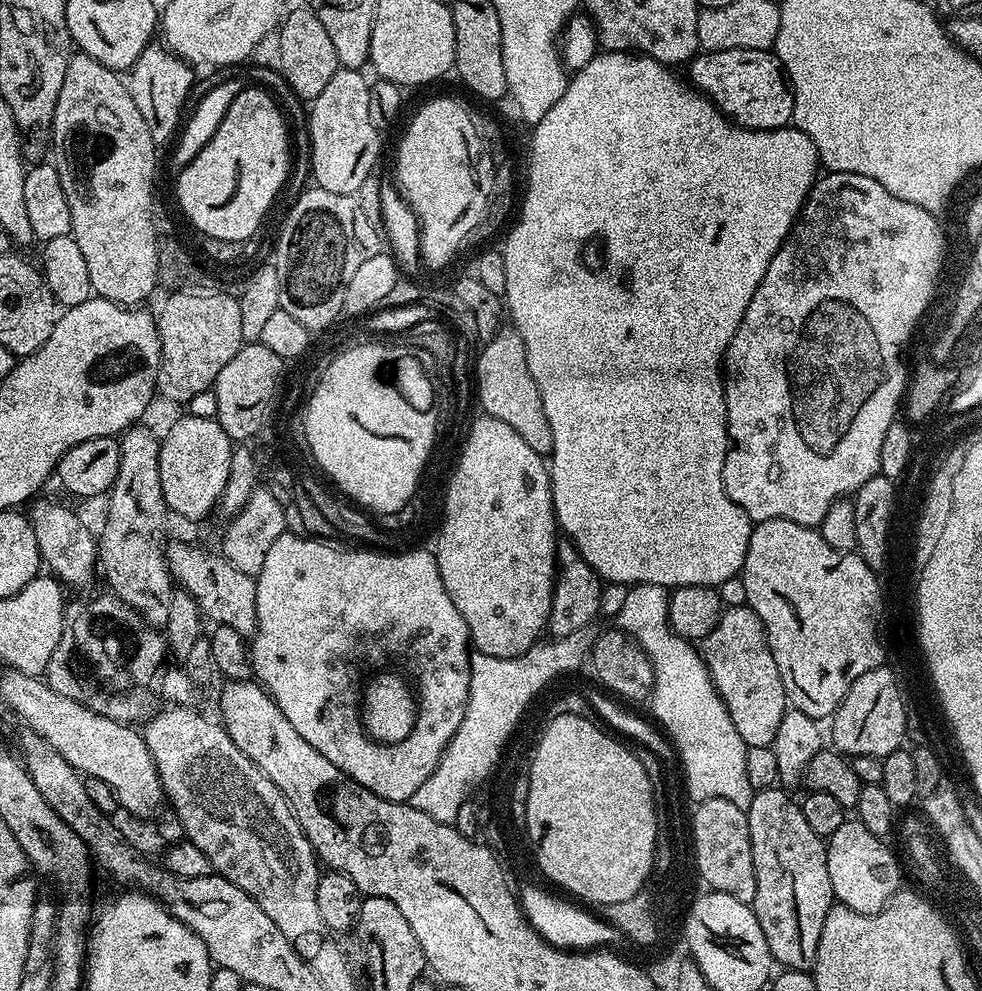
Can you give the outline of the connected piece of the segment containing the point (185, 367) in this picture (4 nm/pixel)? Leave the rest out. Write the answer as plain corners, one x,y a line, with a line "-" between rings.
203,290
173,291
156,316
160,335
160,373
156,387
161,393
173,392
187,402
192,396
211,389
218,370
238,354
242,338
242,310
235,295

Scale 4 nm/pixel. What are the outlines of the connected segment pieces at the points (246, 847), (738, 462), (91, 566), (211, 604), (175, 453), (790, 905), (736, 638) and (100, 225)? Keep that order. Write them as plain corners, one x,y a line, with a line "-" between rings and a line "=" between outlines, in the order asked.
164,706
142,728
144,741
164,786
165,797
170,804
172,800
171,811
181,820
187,843
198,846
198,850
210,858
213,869
219,875
234,882
238,890
250,894
250,898
266,910
270,922
286,934
297,954
306,963
314,965
328,946
330,930
322,922
322,914
318,910
318,882
322,868
312,851
312,844
296,821
288,799
281,794
278,786
274,786
274,782
270,782
270,778
266,778
266,774
262,774
262,770
258,770
258,766
254,766
254,762
250,762
250,758
246,758
246,754
242,754
242,750
238,750
238,746
234,746
223,723
207,720
194,709
192,706
=
828,172
821,175
808,191
796,223
792,225
791,232
774,258
770,258
770,266
766,266
766,274
762,282
758,282
758,290
754,290
754,298
750,298
750,306
746,306
746,314
722,356
728,439
730,444
740,444
740,452
729,448
722,478
726,494
747,514
749,520
789,520
807,528
816,528
822,518
826,518
826,510
830,510
834,501
851,497
870,477
879,473
882,438
886,438
886,430
897,423
896,411
901,411
906,393
899,362
900,345
904,345
912,320
915,320
920,308
924,307
940,248
946,243
946,236
936,220
939,219
933,213
922,210
922,206
894,198
886,186
862,174
=
60,504
31,505
30,519
34,538
38,538
40,559
47,571
65,585
73,584
76,588
84,588
98,572
98,540
92,532
71,512
=
176,540
164,549
164,557
168,560
168,569
173,581
183,591
188,592
196,600
201,613
213,621
213,625
225,624
230,630
238,630
245,638
257,635
256,623
256,581
250,574
244,574
232,566
219,551
207,552
196,544
187,544
184,540
=
184,414
168,428
160,440
158,474
162,478
162,498
173,517
204,520
220,503
228,477
228,462
234,441
212,418
=
777,786
756,792
746,810
750,846
754,854
754,878
758,882
758,890
750,907
756,913
758,926
762,926
762,934
766,934
766,946
770,946
773,961
784,970
808,972
816,963
822,922
826,922
826,914
834,903
828,849
825,841
814,834
814,830
810,830
806,818
802,818
799,803
795,799
792,801
783,791
787,792
783,787
=
747,606
724,608
718,626
714,626
712,633
702,642
702,655
712,684
730,714
730,722
734,722
734,730
742,734
742,742
749,748
772,745
778,734
778,722
782,722
790,705
788,695
784,693
782,678
778,674
778,666
774,662
774,654
768,645
768,635
764,632
756,611
=
76,50
68,60
66,66
66,78
62,78
62,90
58,90
58,102
54,106
54,118
52,119
52,139
50,141
53,149
60,151
60,157
54,160
58,170
58,178
62,178
62,191
66,194
66,203
70,206
70,218
72,219
73,240
78,242
78,250
82,250
82,258
86,258
86,270
90,270
90,282
92,283
93,293
99,299
109,300
115,304
125,306
143,305
143,300
148,300
152,296
152,291
158,288
158,237
152,225
152,187
156,184
156,152
158,146
150,134
150,126
146,126
146,118
142,118
142,110
134,106
132,89
127,83
122,81
121,73
114,71
113,68
102,66
98,58
90,58
90,54

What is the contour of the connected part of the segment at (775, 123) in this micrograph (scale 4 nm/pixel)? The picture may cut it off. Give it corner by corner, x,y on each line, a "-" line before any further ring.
722,50
692,57
687,79
697,92
703,92
729,120
741,128
765,132
792,124
794,98
784,67
771,51

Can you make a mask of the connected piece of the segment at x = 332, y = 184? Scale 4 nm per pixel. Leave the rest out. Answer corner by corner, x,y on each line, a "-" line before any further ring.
342,68
330,78
326,90
318,94
318,98
311,101
312,113
308,116
308,136
312,139
312,172
316,175
315,183
319,187
330,190
334,194
347,196
359,193
362,182
373,175
376,159
380,156
381,129
370,122
370,80
364,77
365,73
358,68

